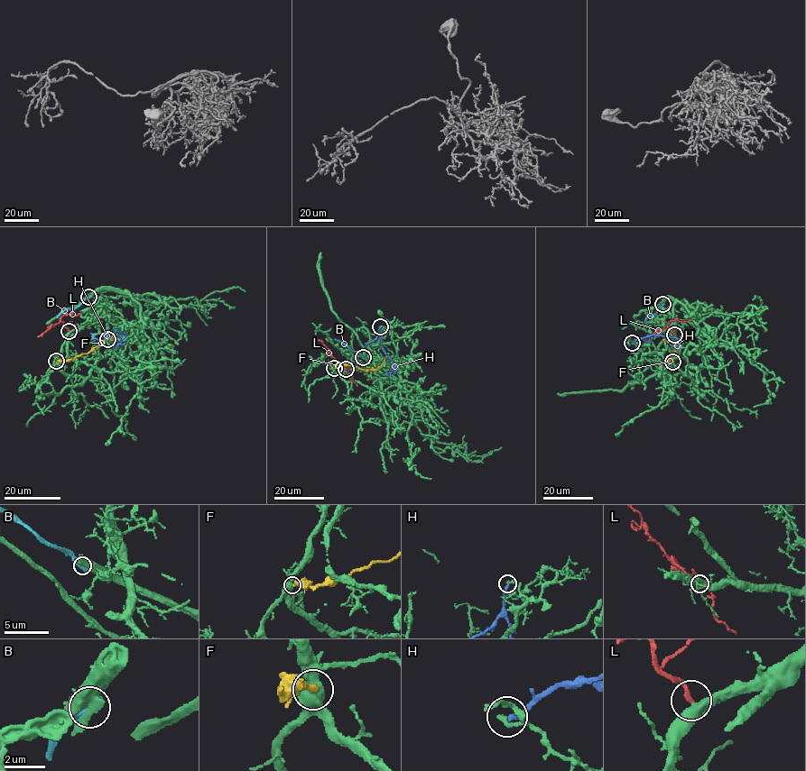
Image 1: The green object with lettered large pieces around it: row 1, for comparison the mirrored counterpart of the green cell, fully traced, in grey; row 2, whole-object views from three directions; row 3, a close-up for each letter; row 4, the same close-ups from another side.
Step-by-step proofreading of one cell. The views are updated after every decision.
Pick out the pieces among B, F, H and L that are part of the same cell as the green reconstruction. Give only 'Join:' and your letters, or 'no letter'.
Join: L

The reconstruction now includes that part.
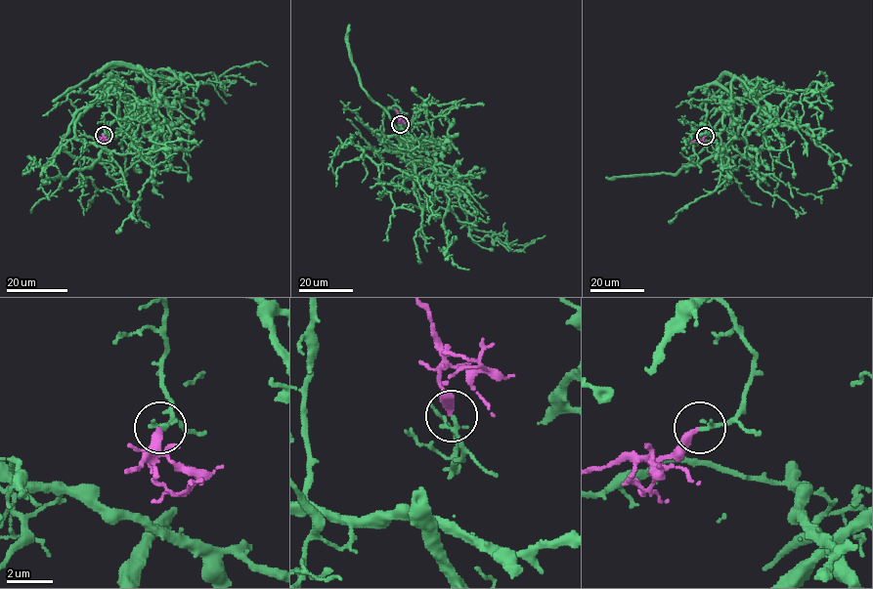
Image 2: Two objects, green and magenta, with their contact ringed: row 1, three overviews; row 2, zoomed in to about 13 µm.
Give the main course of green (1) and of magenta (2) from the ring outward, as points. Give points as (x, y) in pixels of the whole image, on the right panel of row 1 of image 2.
1: (705, 136), (708, 86), (722, 86), (734, 98), (732, 147), (763, 189), (803, 214), (800, 207)
2: (705, 136), (690, 142)

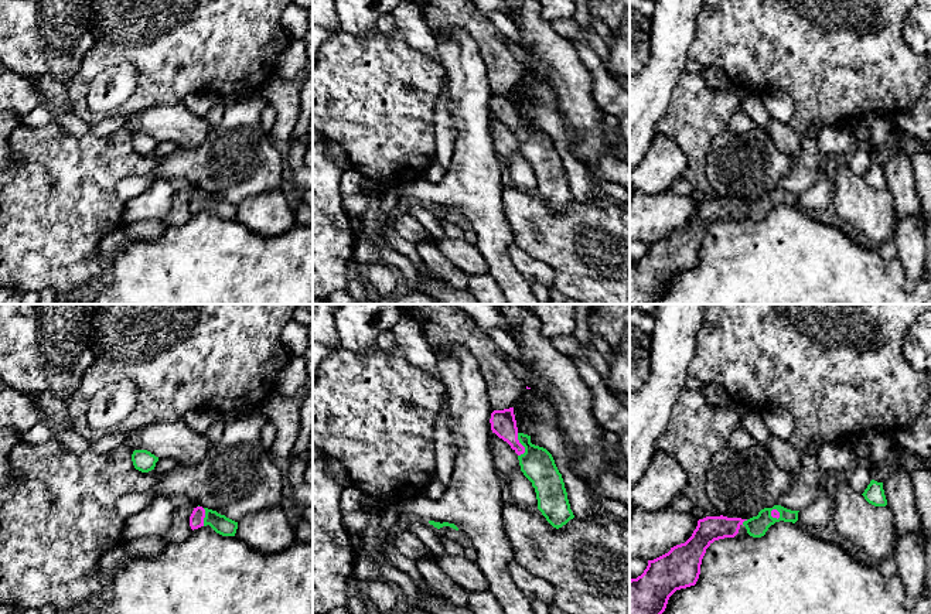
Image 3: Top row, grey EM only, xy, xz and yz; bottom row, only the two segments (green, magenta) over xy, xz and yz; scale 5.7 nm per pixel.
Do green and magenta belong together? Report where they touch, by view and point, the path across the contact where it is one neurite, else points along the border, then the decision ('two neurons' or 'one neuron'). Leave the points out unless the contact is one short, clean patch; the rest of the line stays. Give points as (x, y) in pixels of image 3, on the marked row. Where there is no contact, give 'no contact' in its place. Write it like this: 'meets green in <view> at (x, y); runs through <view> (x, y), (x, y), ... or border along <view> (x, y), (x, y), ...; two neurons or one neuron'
meets green in xz at (521, 443); runs through xz (536, 463), (521, 443), (502, 422); one neuron

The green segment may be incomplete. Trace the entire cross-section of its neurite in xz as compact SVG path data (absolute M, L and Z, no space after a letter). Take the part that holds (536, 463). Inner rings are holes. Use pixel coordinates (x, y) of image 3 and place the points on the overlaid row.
M514 407L491 413L491 430L507 441L518 454L521 471L532 482L536 492L538 509L556 529L574 518L562 474L552 454L531 443L531 436L519 433Z

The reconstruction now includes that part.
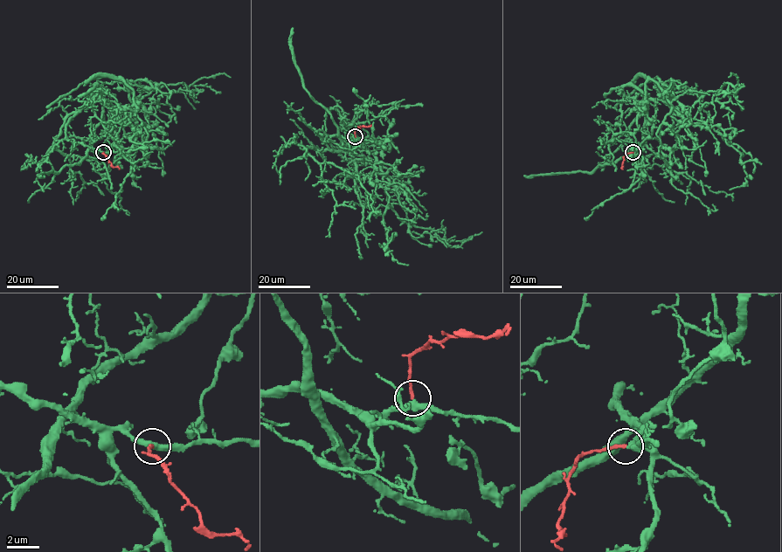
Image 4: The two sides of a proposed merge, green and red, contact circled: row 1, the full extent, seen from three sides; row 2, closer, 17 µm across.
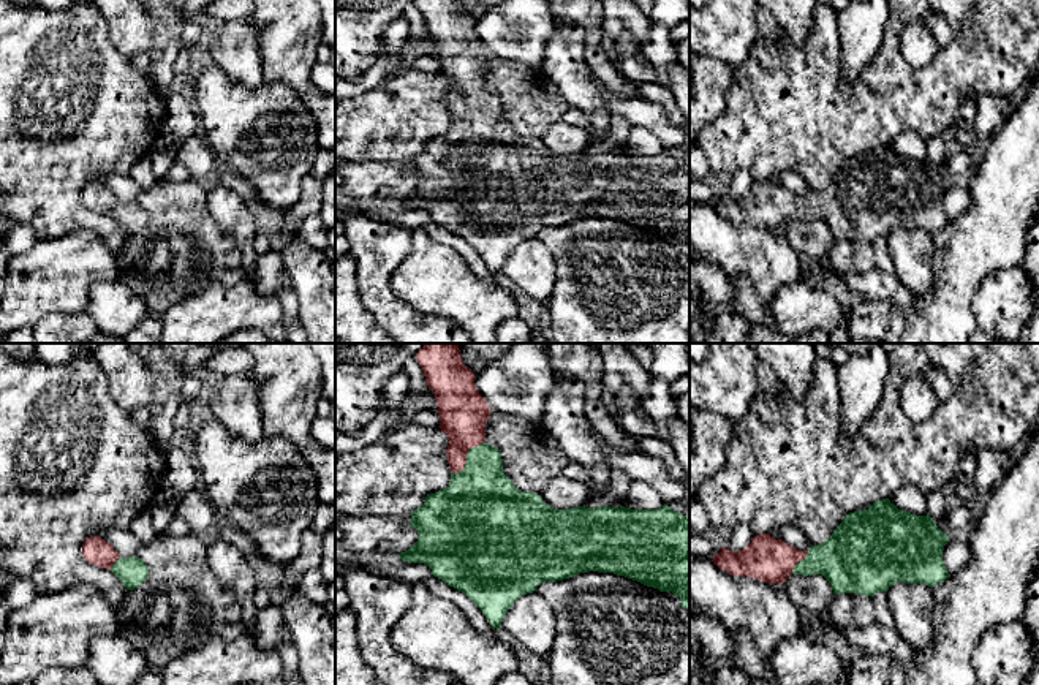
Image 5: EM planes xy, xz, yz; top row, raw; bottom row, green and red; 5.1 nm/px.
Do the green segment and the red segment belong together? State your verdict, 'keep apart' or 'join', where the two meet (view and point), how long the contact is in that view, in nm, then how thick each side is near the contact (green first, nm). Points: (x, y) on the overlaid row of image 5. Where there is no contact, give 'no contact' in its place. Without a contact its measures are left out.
join; meets green in xz at (467, 457); contact 220 nm long; 380 nm thick on the green side, 240 nm on the other

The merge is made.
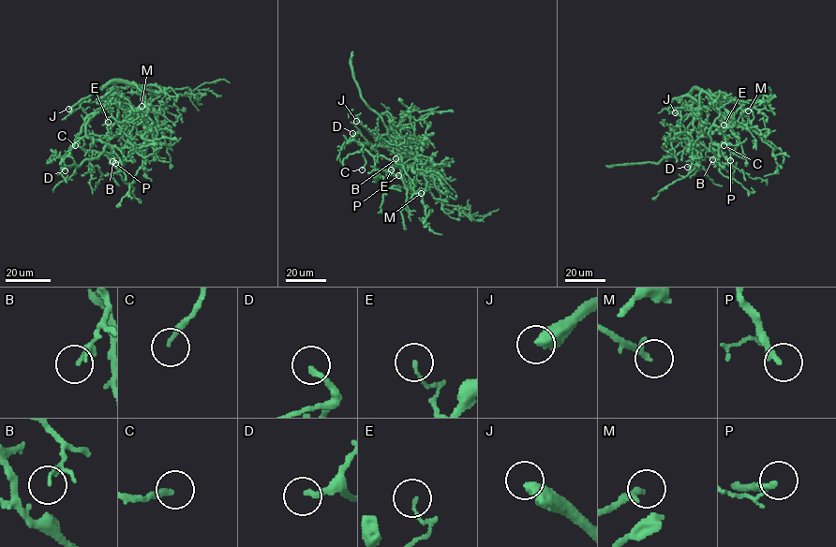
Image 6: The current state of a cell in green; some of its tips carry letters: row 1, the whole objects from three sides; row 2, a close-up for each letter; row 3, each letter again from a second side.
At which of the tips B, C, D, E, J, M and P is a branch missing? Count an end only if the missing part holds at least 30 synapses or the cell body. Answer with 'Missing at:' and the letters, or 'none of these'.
Missing at: D, J, M

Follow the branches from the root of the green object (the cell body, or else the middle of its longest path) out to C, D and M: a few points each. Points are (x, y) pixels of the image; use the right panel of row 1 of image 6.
C: (703, 107), (698, 136), (708, 137), (718, 145), (724, 145)
D: (703, 107), (695, 158), (687, 167)
M: (703, 107), (712, 107), (723, 118), (735, 125), (744, 124), (742, 111), (748, 110)

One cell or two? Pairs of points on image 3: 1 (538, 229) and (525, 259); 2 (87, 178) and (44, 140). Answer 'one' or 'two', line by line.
1: two
2: one

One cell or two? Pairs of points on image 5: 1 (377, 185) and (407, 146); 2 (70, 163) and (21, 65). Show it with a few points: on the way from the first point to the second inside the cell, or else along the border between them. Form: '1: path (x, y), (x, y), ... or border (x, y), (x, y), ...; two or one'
1: border (410, 157), (385, 162), (356, 162); two
2: path (45, 141), (38, 132), (37, 108), (21, 90); one

